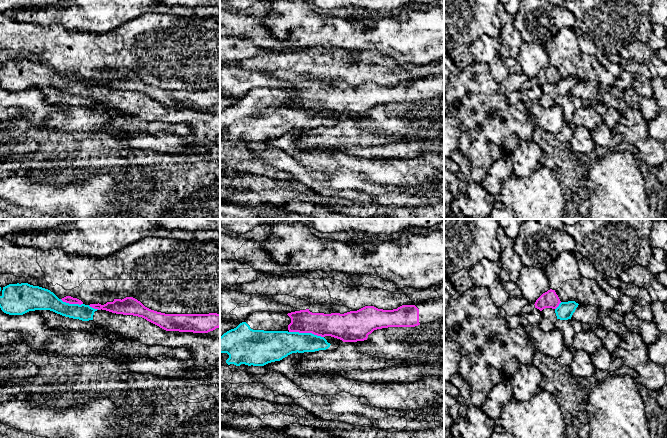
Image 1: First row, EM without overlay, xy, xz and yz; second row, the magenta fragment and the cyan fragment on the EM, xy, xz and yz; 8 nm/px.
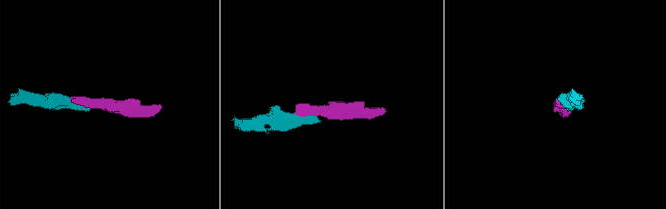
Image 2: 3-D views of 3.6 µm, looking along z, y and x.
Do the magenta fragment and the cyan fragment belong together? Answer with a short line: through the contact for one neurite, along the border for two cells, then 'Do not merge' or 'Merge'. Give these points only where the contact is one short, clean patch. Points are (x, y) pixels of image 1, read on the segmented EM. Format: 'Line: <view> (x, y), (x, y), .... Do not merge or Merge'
Line: xz (289, 331), (311, 332), (323, 337). Do not merge

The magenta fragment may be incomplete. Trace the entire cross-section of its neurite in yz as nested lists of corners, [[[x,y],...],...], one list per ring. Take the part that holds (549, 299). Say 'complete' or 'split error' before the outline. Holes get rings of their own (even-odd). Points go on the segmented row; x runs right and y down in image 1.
complete; [[[548,290],[547,292],[543,293],[535,302],[535,308],[542,311],[545,308],[552,308],[556,309],[559,304],[561,303],[558,295],[556,294],[555,290]]]

